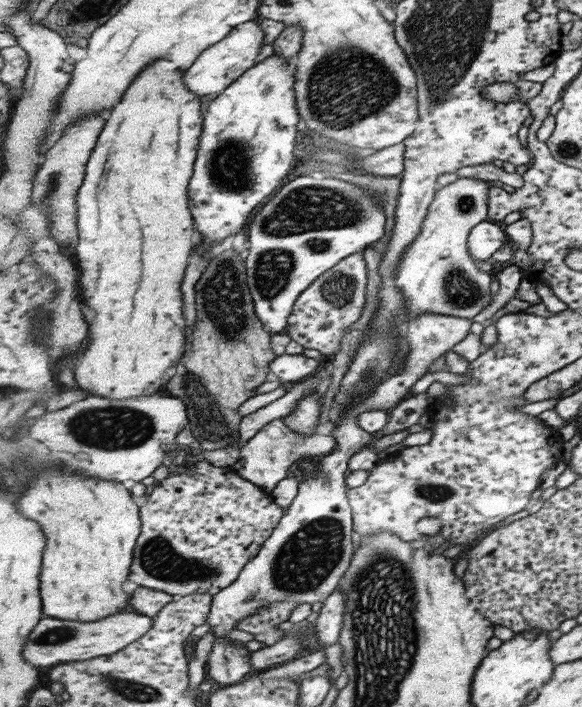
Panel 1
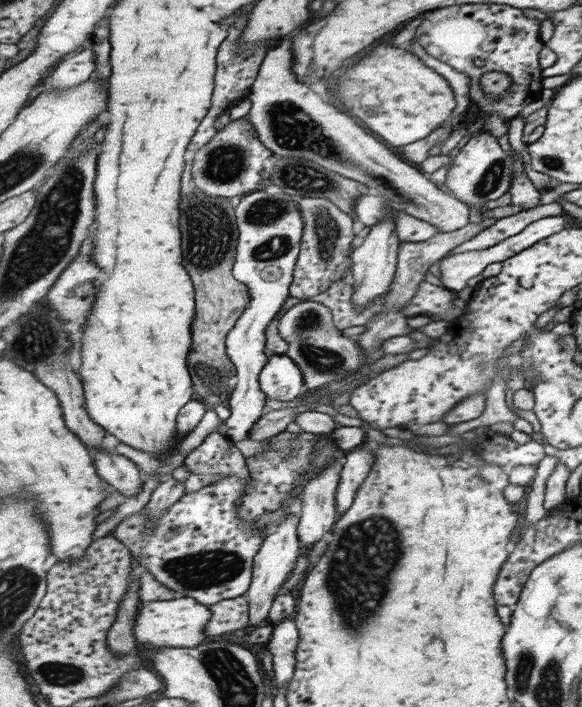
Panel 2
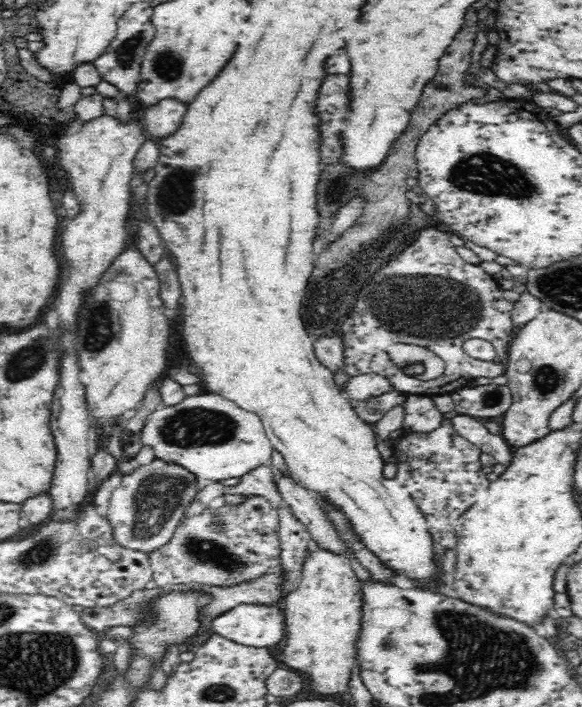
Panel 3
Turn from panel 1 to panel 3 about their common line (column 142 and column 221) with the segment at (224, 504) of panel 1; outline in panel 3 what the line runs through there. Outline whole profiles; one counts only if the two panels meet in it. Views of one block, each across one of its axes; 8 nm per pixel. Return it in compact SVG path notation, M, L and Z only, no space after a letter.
M248 495L242 504L225 503L218 508L207 508L204 513L192 516L180 523L170 542L162 549L150 554L153 571L153 586L206 585L210 587L230 587L248 580L254 580L271 571L277 571L280 564L281 542L278 511L260 496Z

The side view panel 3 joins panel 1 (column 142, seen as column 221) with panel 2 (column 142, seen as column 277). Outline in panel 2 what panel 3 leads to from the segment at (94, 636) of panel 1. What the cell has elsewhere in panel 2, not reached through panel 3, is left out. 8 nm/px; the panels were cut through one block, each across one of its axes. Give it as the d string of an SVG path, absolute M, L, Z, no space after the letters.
M191 596L142 604L134 621L135 640L153 647L193 648L208 640L205 629L213 616L211 608Z

